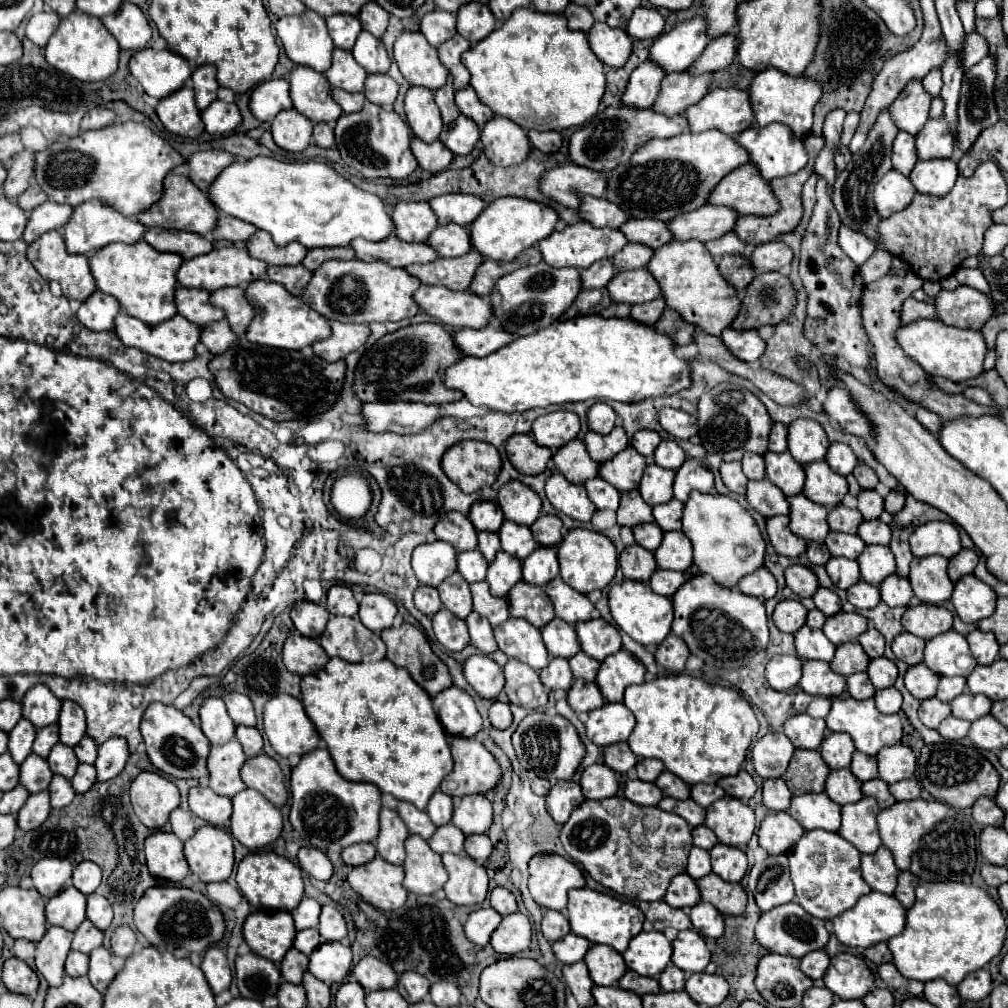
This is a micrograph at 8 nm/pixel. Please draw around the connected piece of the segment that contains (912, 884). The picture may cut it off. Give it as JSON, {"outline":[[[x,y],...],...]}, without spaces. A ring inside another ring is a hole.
{"outline":[[[902,871],[900,875],[898,875],[898,887],[896,887],[896,893],[894,893],[894,897],[906,907],[906,909],[910,909],[912,905],[914,905],[914,889],[918,887],[918,879],[916,879],[916,875],[910,875],[910,873],[906,873],[906,871]]]}

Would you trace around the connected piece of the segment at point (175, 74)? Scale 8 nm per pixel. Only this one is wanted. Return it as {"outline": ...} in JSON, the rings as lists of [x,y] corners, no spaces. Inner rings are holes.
{"outline":[[[140,49],[130,59],[130,73],[140,81],[148,95],[162,99],[184,87],[192,69],[186,59],[168,49]]]}

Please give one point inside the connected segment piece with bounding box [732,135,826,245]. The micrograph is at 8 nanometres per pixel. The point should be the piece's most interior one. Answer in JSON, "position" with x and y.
{"position":[756,230]}

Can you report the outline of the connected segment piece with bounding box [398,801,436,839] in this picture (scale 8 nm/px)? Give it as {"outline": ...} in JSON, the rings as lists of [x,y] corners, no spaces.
{"outline":[[[402,801],[398,805],[398,813],[402,817],[402,821],[406,823],[406,827],[410,829],[410,833],[416,833],[416,835],[422,835],[424,839],[430,839],[436,831],[436,825],[430,821],[430,817],[426,815],[426,811],[420,811],[416,809],[414,805]]]}

